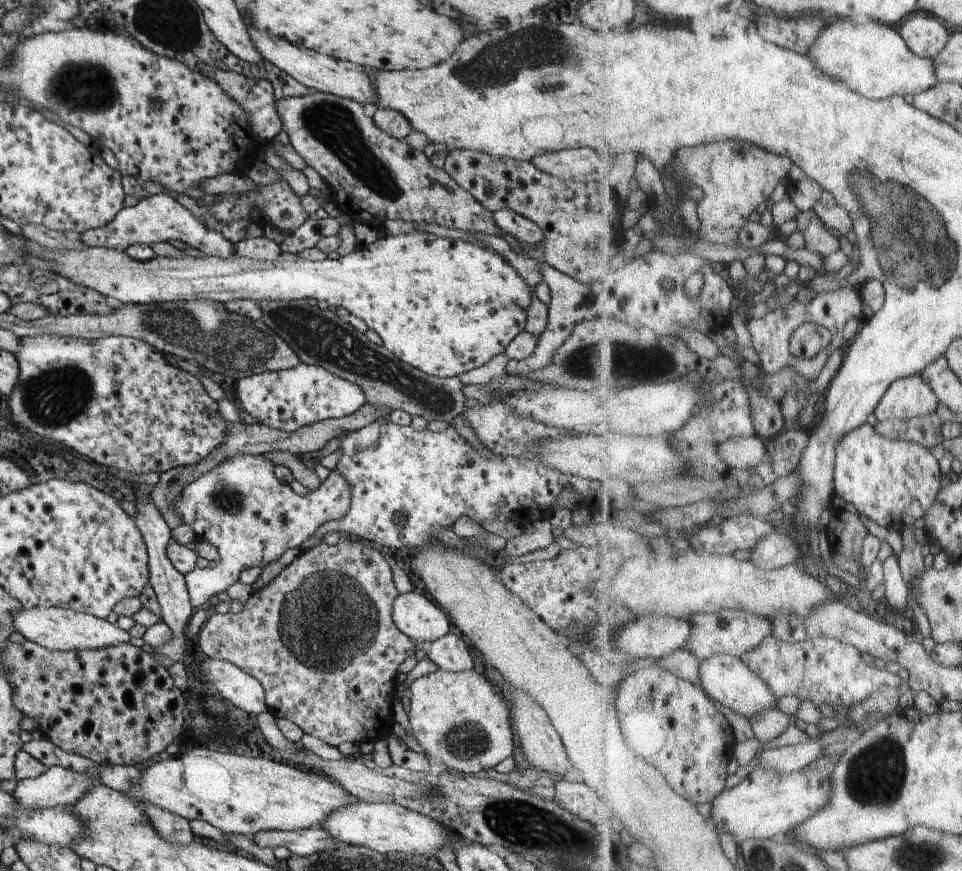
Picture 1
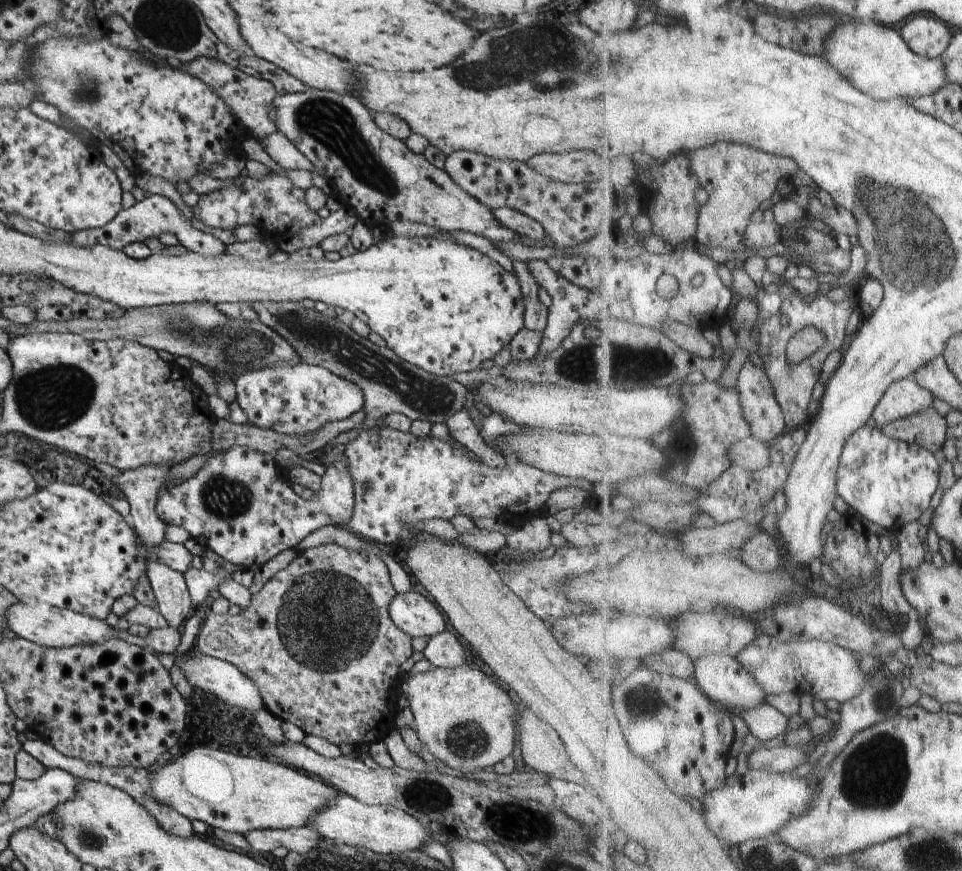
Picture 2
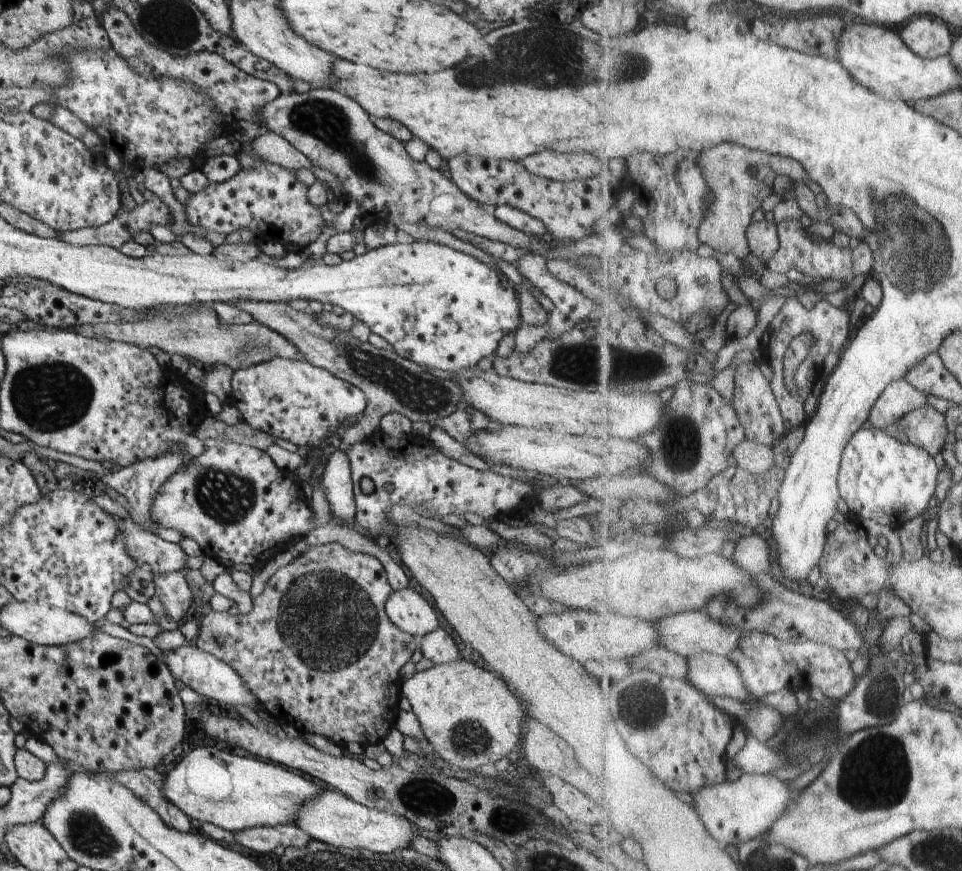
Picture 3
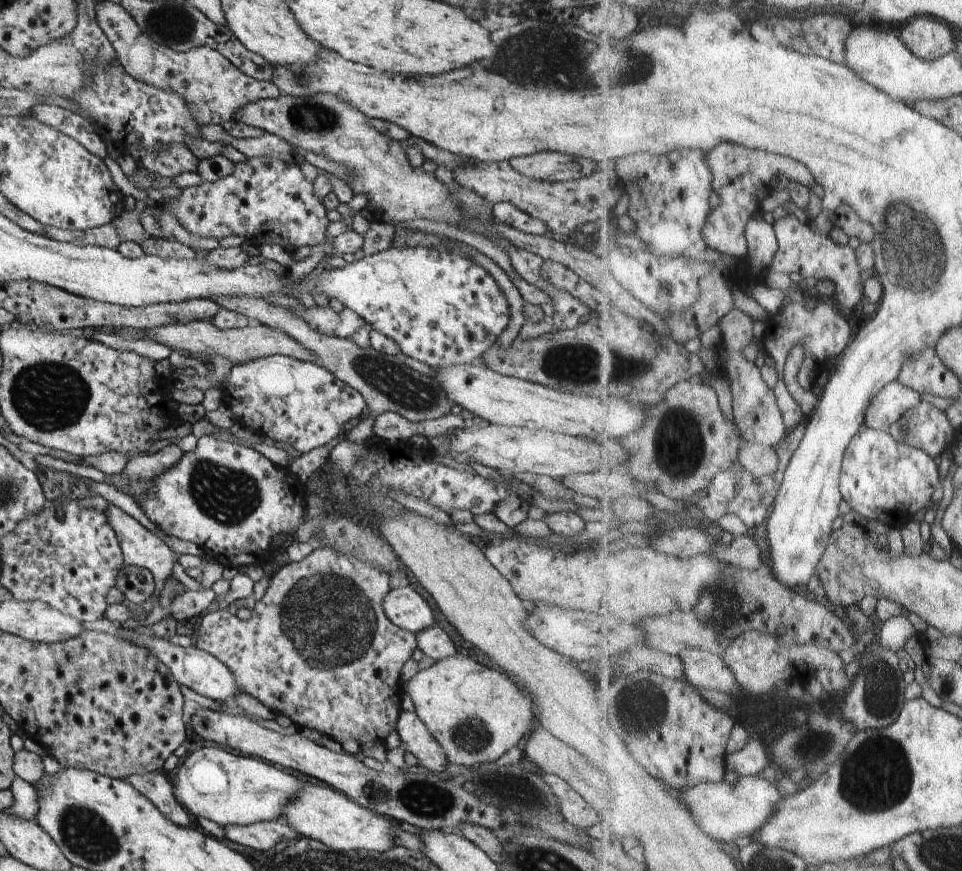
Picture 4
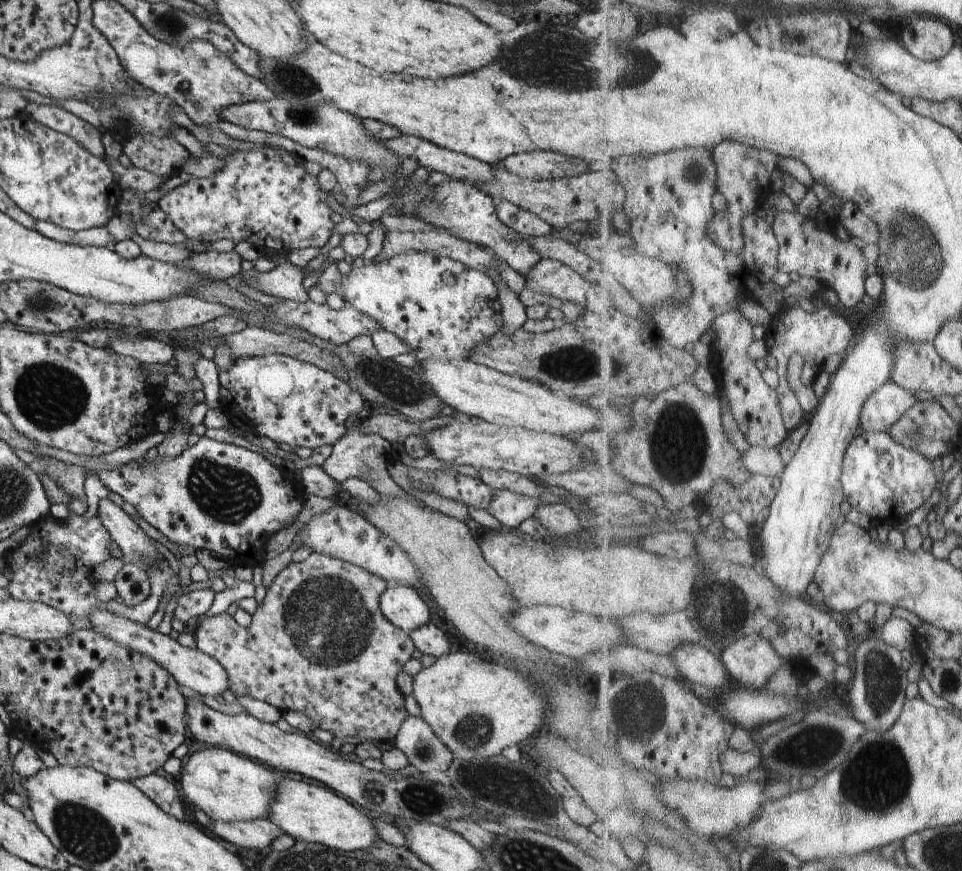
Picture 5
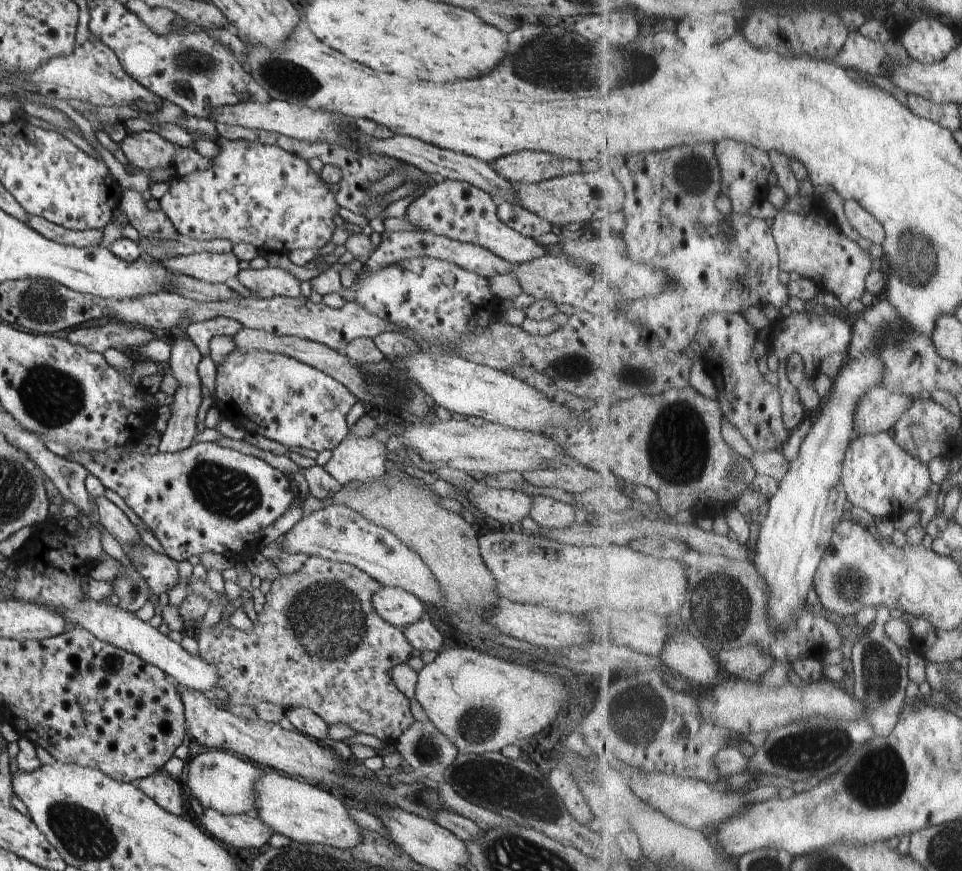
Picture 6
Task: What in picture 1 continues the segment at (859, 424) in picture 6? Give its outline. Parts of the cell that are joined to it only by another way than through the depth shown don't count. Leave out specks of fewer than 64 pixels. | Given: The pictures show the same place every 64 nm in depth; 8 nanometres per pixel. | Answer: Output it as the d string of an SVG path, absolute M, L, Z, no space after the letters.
M922 375L897 380L876 412L879 420L910 419L938 410L941 398Z

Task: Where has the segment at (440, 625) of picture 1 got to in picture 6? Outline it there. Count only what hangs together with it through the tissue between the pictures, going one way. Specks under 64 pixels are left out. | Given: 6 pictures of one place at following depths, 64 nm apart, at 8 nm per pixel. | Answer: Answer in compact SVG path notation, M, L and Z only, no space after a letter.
M382 587L372 596L374 610L399 629L406 628L426 616L424 604L400 587Z

